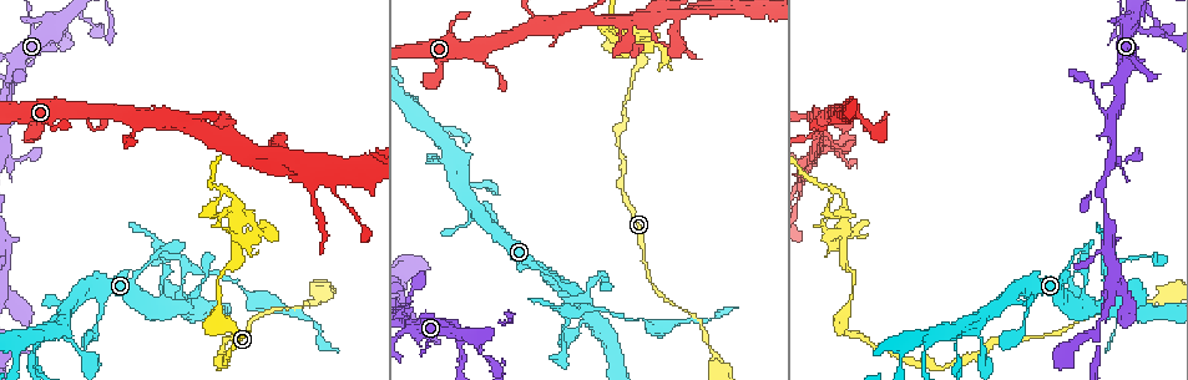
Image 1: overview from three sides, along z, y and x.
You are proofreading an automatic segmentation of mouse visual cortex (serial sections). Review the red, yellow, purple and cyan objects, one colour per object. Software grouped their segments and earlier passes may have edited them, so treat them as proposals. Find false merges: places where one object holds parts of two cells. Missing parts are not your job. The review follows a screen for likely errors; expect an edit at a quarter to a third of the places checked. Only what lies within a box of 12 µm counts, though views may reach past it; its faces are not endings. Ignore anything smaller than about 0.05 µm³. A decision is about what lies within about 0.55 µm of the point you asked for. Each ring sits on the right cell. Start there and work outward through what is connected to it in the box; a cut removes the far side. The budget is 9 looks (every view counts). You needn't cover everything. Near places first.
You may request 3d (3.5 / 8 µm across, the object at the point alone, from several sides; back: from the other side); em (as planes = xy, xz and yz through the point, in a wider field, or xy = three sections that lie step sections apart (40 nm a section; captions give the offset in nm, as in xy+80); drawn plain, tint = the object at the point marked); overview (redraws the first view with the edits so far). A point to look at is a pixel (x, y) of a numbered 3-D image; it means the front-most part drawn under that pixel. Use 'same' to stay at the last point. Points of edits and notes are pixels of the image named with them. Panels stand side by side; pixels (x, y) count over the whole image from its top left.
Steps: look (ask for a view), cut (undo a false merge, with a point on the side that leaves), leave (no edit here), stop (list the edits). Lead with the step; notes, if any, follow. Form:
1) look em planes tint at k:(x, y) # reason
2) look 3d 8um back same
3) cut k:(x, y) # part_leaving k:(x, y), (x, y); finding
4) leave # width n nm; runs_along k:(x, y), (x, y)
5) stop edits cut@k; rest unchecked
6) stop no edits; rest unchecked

look 3d 3.5um back at 1:(230, 326) # sharp bend

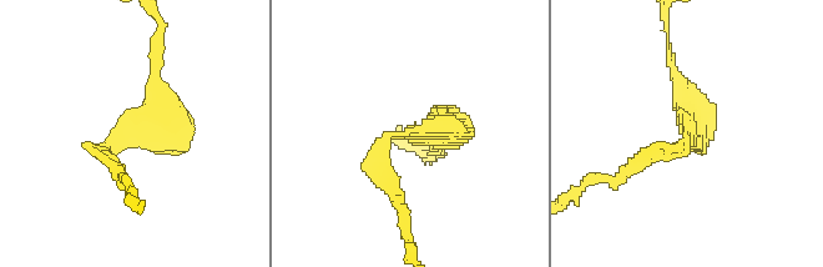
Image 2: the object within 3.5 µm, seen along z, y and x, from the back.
look em planes tint at 2:(689, 130)

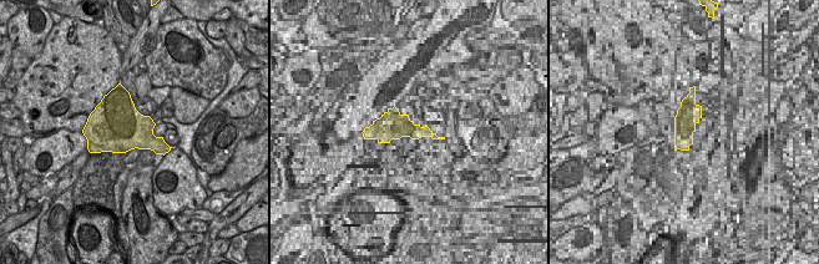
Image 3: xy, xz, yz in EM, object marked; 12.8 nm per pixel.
leave # runs_along 2:(111, 162), (100, 151), (157, 109), (157, 59); continuous, no second cell

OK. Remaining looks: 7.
look 3d 8um at 1:(845, 256)

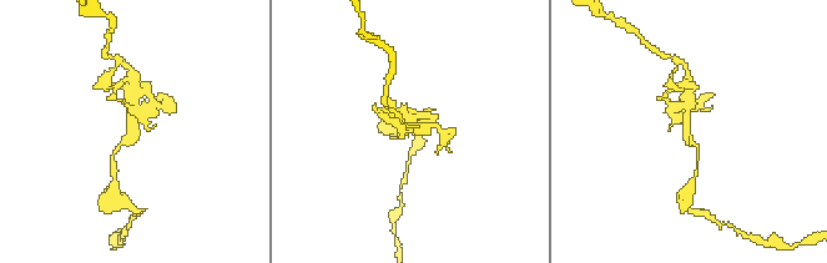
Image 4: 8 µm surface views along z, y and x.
look em xy step 1 tint at 4:(134, 129)

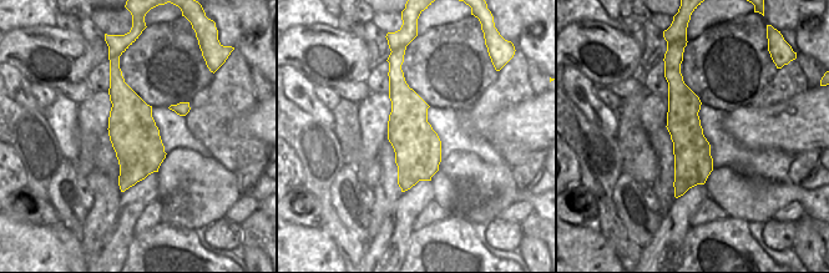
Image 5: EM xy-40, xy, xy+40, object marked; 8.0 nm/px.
cut 4:(106, 84) # two cells meet here

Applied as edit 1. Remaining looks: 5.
look 3d 3.5um at 1:(585, 305)

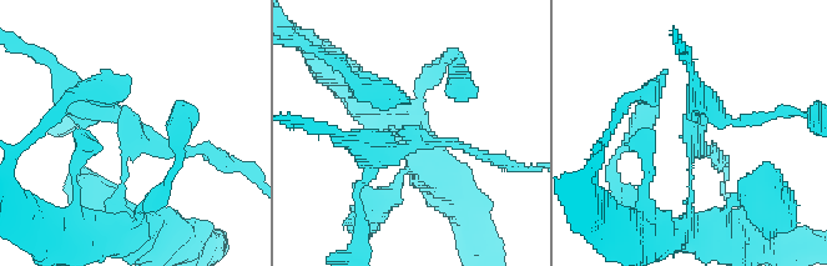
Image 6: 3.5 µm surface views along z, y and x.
look em xy step 5 tint at 6:(129, 153) # arms 3; arm_widths 150, 200, 200 nm

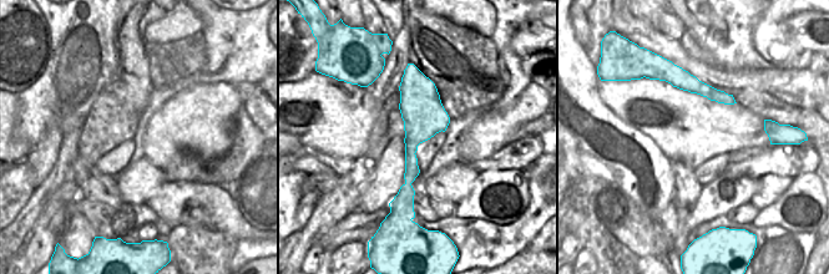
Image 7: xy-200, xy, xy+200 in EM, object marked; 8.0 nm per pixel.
cut 6:(125, 141) # part_leaving 6:(401, 132), (493, 157); a second cell is stuck on

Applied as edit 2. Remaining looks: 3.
look 3d 3.5um at 1:(458, 335) # three-way junction

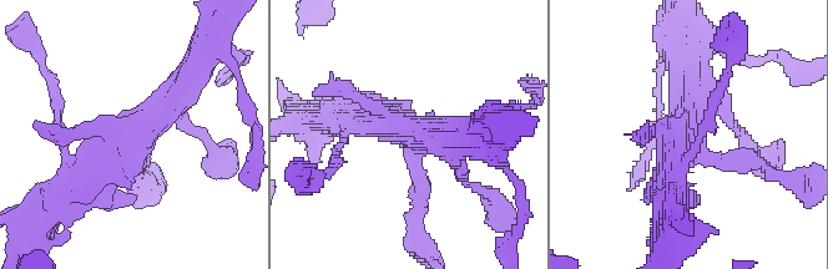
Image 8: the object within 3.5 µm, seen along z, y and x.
look em xy step 5 tint at 8:(682, 145)

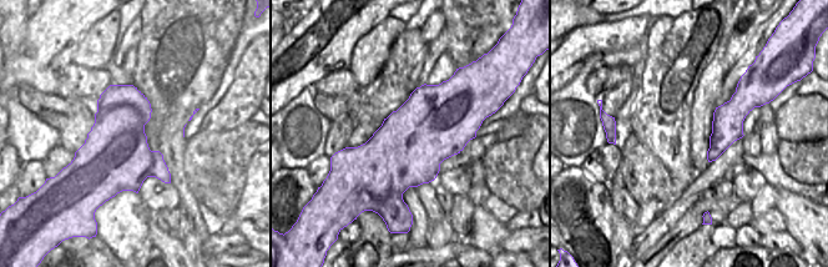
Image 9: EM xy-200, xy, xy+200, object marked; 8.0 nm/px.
leave # runs_along 8:(64, 194), (171, 100), (178, 103); all the same cell

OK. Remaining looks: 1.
stop edits cut@4, cut@6; rest unchecked

